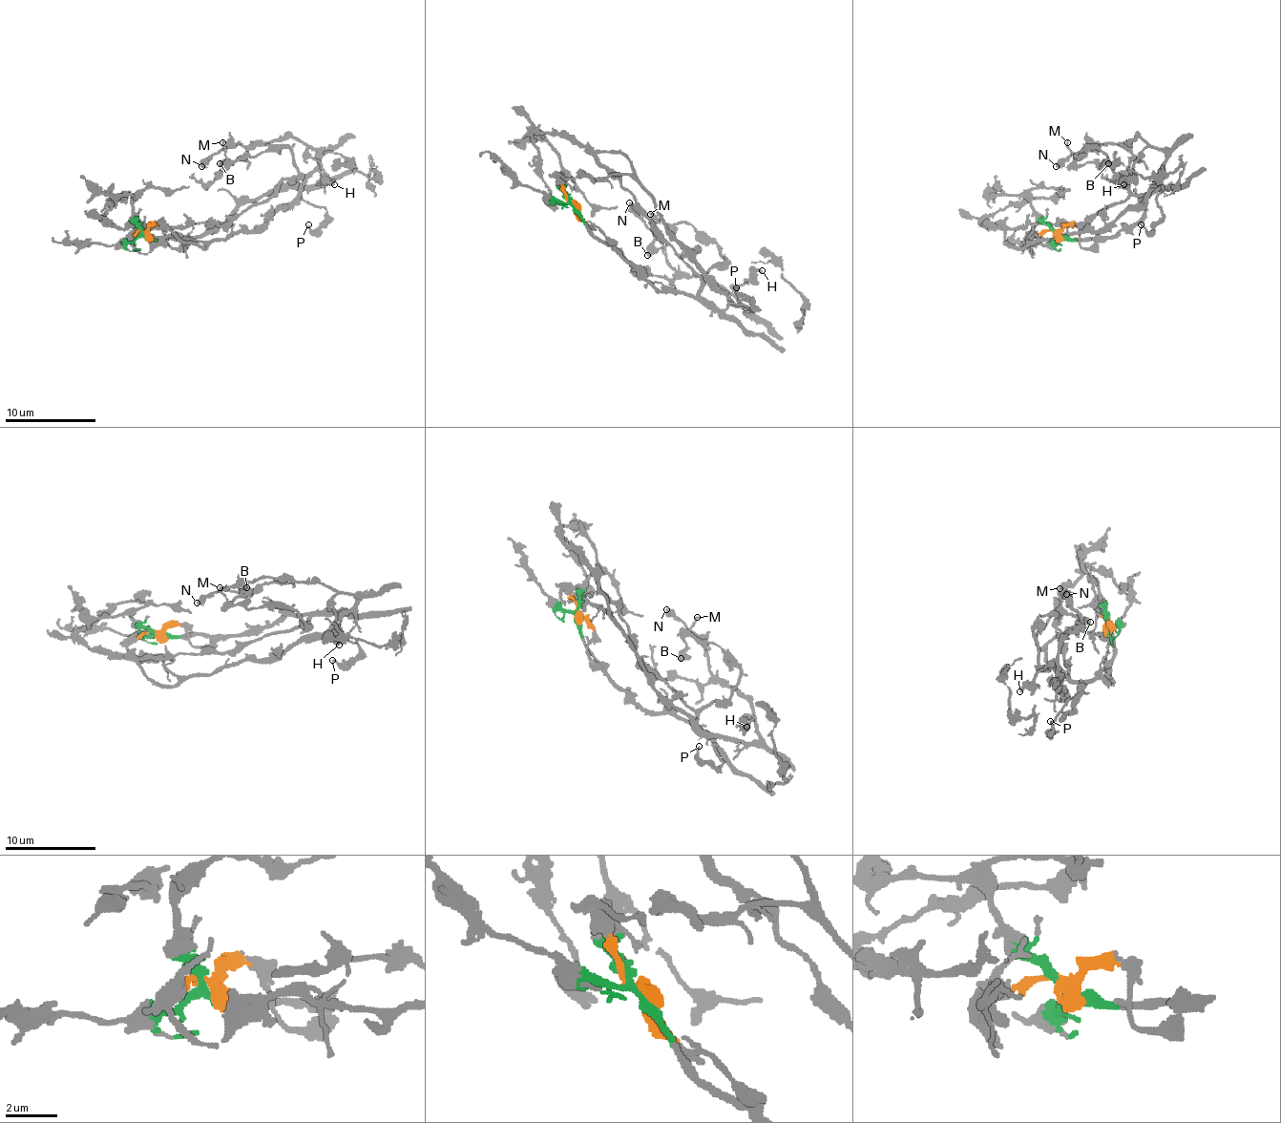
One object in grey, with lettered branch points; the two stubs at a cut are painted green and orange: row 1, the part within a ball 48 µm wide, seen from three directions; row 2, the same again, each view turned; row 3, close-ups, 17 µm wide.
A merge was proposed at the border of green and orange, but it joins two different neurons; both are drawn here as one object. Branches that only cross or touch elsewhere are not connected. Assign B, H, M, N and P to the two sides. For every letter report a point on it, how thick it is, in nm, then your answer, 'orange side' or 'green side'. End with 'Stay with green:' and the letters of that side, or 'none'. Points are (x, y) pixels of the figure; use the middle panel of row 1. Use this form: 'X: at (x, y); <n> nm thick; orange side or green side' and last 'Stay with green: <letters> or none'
B: at (647, 255); 360 nm thick; green side
H: at (762, 270); 280 nm thick; orange side
M: at (650, 214); 160 nm thick; green side
N: at (629, 202); 500 nm thick; orange side
P: at (736, 287); 150 nm thick; green side
Stay with green: B, M, P

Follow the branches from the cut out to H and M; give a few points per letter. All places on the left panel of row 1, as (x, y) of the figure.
H: (144, 235), (131, 243), (149, 253), (167, 237), (201, 242), (256, 230), (317, 166), (312, 146), (335, 184)
M: (144, 235), (197, 239), (299, 174), (291, 151), (230, 159), (221, 141)

